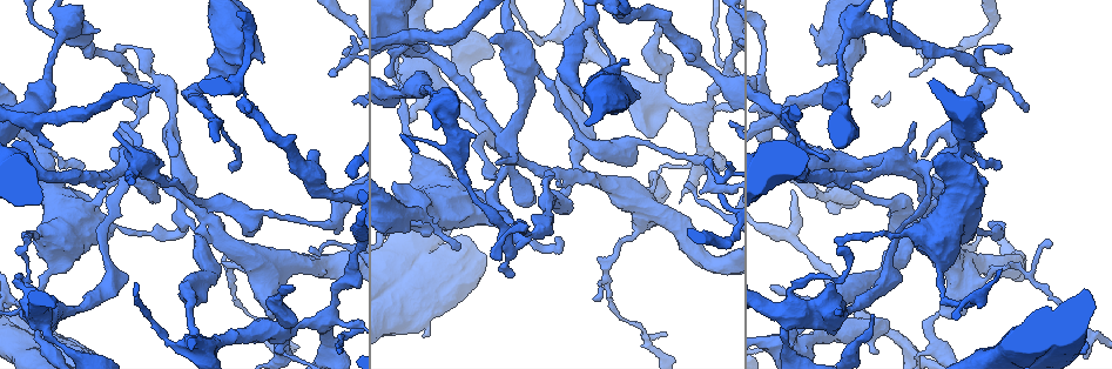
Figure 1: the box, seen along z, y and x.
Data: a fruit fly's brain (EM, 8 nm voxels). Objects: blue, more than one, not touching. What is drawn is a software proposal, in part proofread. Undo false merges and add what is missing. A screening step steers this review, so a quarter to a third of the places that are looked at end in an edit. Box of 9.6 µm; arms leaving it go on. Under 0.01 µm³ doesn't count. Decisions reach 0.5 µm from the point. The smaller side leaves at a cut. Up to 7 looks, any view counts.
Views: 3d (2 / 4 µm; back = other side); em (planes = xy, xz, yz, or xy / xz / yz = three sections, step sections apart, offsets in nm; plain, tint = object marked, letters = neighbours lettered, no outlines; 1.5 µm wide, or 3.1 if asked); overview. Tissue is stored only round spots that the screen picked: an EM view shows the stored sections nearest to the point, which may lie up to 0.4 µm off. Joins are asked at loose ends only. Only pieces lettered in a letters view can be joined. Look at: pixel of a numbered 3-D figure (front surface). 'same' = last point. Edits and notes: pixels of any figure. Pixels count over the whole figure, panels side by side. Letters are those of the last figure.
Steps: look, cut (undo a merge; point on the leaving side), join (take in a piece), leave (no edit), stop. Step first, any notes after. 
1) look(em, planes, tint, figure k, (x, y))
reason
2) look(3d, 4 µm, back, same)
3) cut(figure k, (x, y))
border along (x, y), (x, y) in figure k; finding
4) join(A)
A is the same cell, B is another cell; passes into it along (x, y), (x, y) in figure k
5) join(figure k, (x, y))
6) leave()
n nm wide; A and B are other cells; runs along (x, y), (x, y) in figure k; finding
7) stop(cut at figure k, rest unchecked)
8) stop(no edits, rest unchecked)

look(3d, 4 µm, figure 1, (308, 250))
thin end

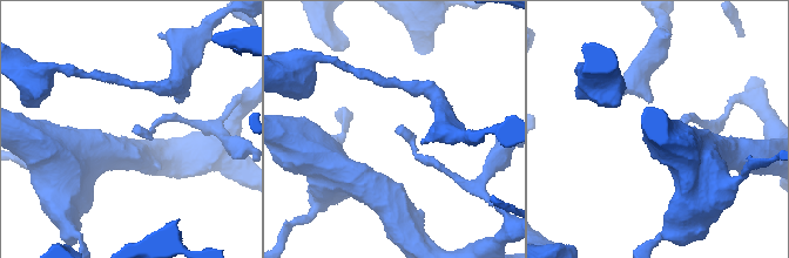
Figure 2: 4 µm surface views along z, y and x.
look(em, planes, plain, figure 2, (399, 133))
shape alone is not enough

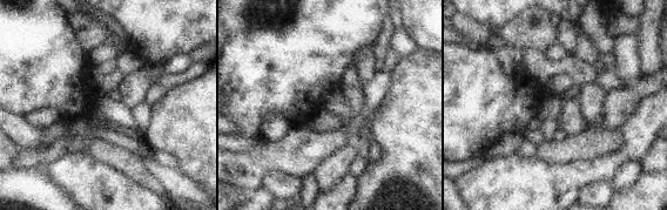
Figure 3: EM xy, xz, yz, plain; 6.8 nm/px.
look(em, planes, letters, same)

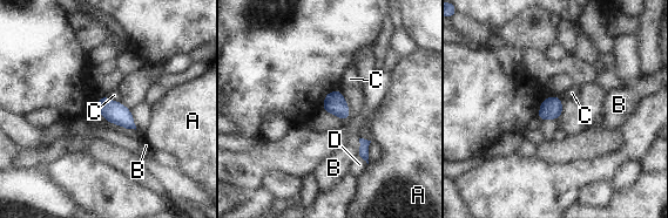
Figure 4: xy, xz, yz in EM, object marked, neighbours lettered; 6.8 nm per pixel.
leave()
C touches over 120 nm; A, B, C and D are other cells; no lettered piece goes on from it

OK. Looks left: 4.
look(em, xz, step 8, tint, figure 1, (123, 48))
branch stops here

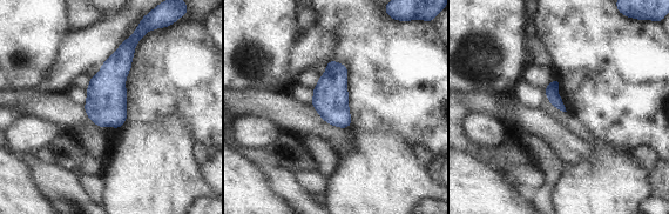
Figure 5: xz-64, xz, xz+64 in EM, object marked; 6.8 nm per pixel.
look(em, planes, letters, same)
another direction

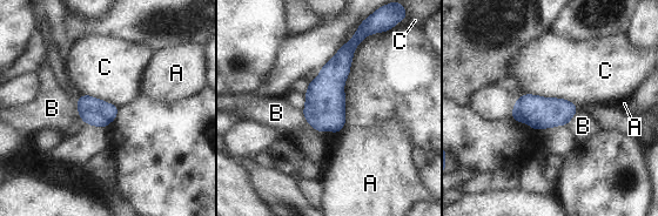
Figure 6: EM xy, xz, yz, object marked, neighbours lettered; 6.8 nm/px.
leave()
A, B and C are other cells; border along (524, 93), (564, 98), (578, 108) in figure 6; none of them fits

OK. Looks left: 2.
look(3d, 2 µm, figure 1, (83, 164))
free end

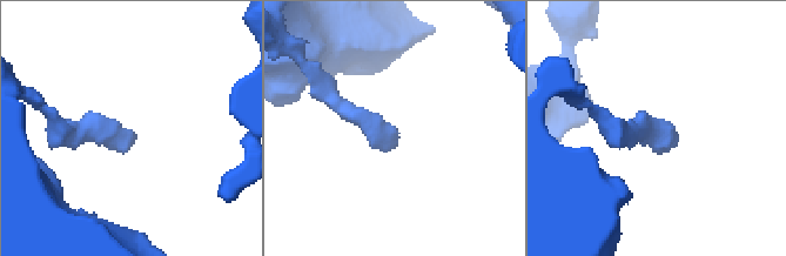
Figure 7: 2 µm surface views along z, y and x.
look(em, planes, letters, figure 7, (400, 133))
need the tissue

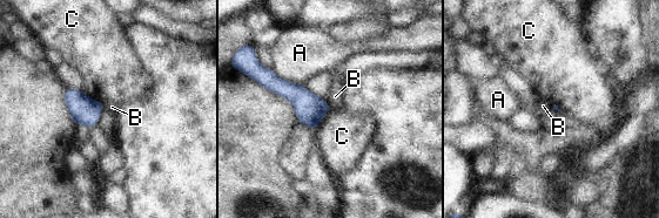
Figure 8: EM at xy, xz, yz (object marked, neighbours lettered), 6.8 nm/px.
leave()
A, B and C are other cells; border along (325, 100), (331, 108) in figure 8; no lettered piece goes on from it

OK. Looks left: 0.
stop(no edits, rest unchecked)

